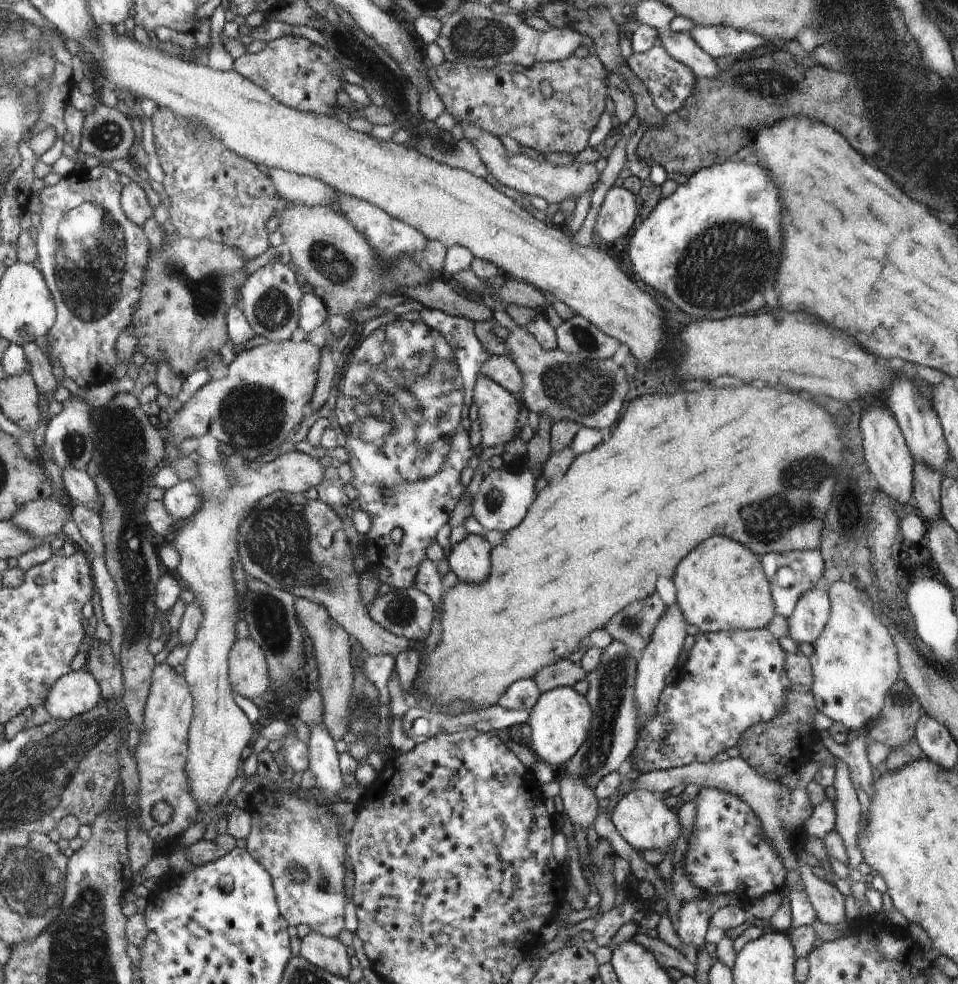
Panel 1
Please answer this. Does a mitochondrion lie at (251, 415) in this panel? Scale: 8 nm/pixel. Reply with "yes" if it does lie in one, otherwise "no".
yes

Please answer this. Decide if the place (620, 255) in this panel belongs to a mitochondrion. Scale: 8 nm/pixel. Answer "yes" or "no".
no

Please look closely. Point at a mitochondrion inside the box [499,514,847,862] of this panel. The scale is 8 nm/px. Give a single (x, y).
(614, 679)

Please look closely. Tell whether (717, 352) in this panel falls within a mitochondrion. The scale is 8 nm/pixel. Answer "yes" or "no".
no

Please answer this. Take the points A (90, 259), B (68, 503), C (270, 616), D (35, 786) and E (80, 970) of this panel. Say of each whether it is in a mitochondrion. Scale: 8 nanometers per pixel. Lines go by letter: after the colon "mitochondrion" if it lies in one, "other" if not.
A: mitochondrion
B: other
C: mitochondrion
D: mitochondrion
E: mitochondrion

